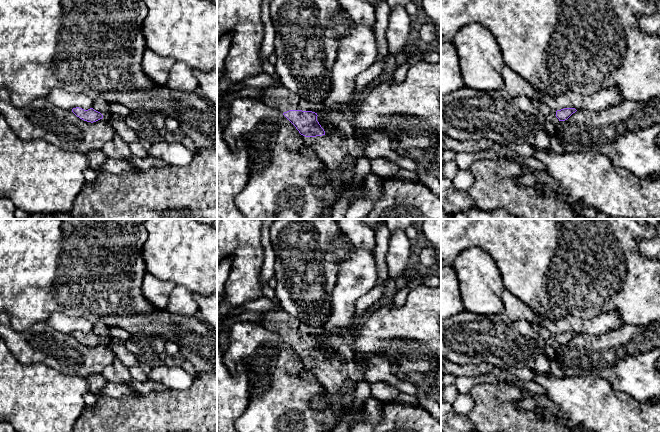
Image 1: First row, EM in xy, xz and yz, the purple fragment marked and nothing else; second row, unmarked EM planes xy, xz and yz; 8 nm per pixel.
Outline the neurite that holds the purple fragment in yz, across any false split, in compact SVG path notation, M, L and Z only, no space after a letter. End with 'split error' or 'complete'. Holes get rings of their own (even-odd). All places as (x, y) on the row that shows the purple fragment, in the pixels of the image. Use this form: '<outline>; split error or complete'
M533 99L532 104L552 123L565 121L577 111L575 108L564 108L555 111L540 99Z; split error

